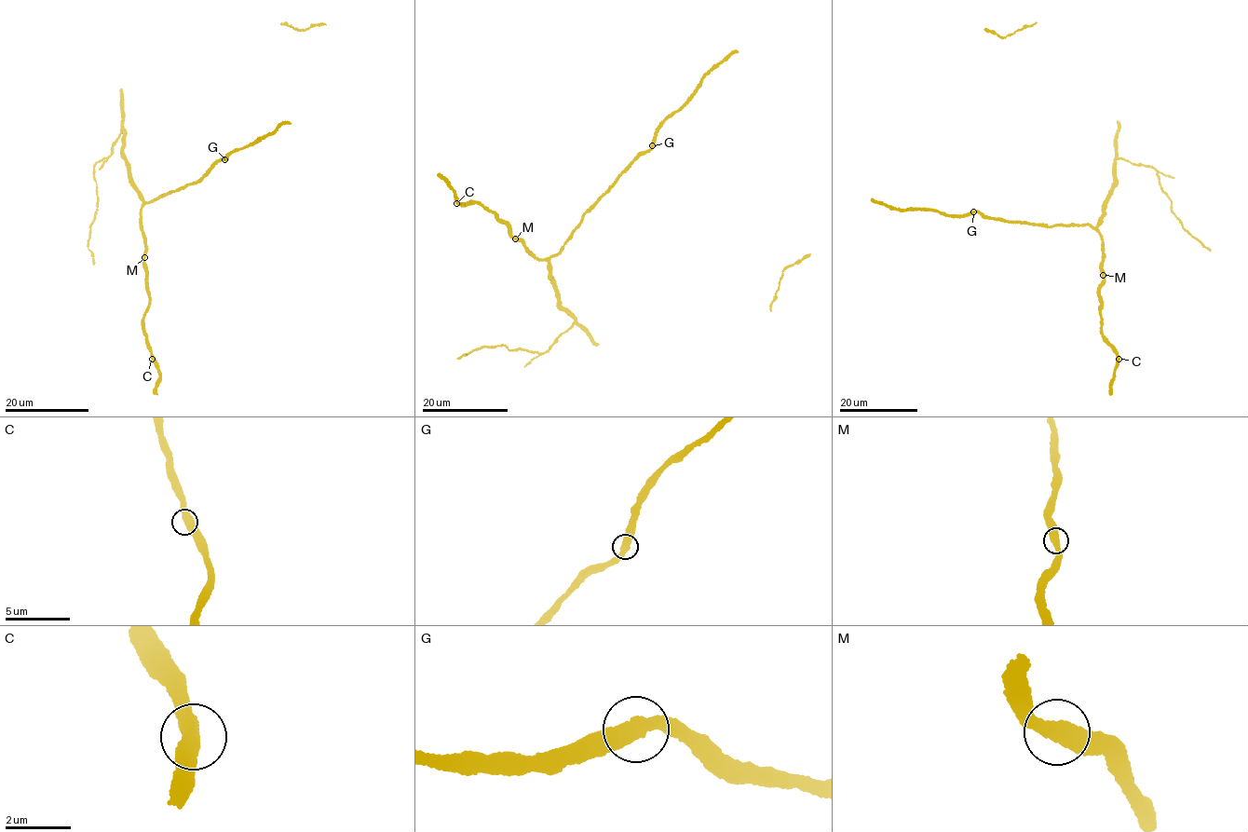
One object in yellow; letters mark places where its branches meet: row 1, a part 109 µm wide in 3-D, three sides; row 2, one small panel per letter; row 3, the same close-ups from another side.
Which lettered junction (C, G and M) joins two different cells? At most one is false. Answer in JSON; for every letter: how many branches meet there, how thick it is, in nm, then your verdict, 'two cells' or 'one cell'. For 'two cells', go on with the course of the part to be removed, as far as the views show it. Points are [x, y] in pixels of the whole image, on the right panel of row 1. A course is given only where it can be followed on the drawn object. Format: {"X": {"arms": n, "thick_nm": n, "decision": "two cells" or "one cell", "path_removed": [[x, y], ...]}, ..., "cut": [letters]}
{"C": {"arms": 2, "thick_nm": 440, "decision": "one cell"}, "G": {"arms": 2, "thick_nm": 440, "decision": "one cell"}, "M": {"arms": 2, "thick_nm": 440, "decision": "one cell"}, "cut": []}

